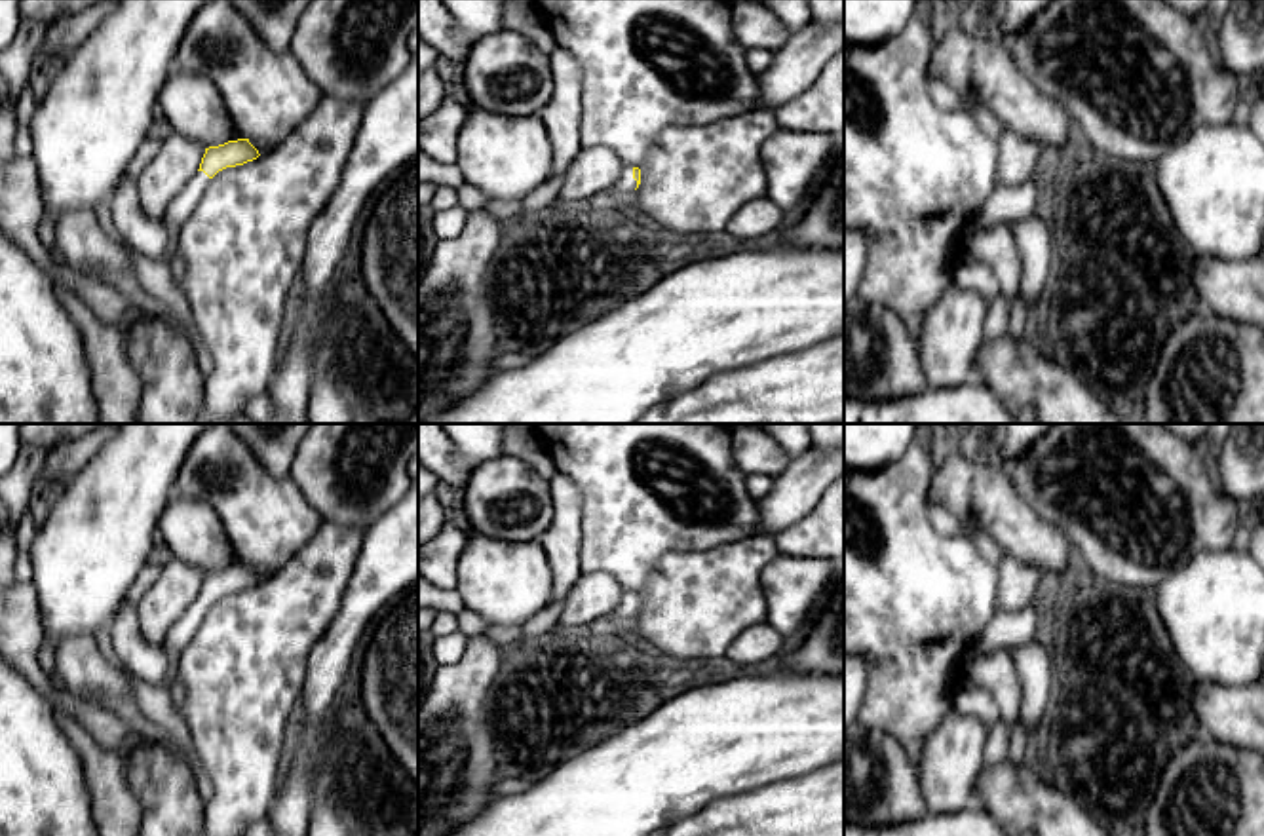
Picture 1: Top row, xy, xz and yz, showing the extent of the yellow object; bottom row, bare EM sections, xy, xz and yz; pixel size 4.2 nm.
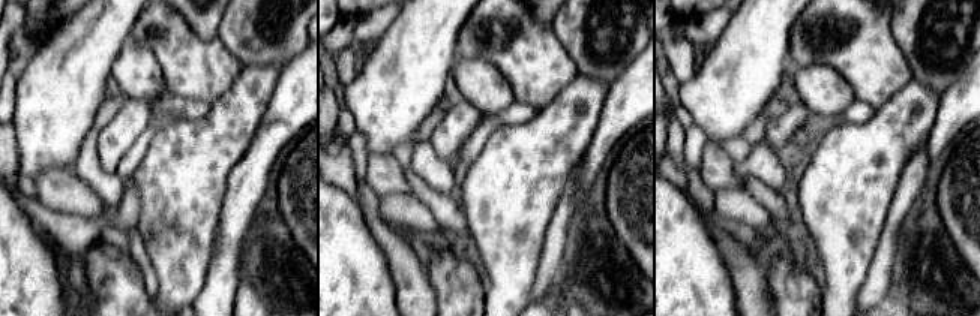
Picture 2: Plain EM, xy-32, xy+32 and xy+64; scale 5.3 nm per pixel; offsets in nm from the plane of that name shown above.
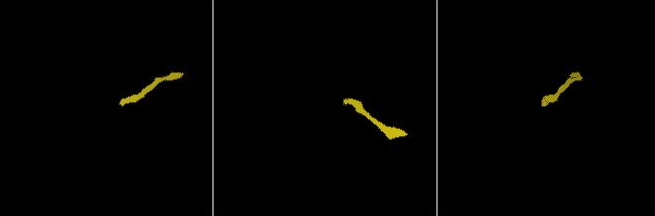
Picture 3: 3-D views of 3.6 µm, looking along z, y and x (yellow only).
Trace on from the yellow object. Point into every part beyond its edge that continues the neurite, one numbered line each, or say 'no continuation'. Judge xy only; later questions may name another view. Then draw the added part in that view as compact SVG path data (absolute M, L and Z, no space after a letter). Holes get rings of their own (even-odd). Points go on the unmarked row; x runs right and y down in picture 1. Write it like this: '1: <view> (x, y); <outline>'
1: xy (185, 627); M196 597L184 610L184 614L173 623L162 644L163 652L171 657L171 661L175 661L181 656L181 652L198 633L209 606L211 604L203 597Z

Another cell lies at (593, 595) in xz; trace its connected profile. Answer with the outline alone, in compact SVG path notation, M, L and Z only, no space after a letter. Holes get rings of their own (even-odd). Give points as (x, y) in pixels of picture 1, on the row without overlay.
M604 572L580 574L565 598L557 627L572 631L603 616L610 616L622 595L623 587L612 576Z

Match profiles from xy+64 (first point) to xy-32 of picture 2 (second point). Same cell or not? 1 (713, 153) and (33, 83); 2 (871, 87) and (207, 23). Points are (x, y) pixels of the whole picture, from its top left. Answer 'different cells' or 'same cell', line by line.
1: different cells
2: different cells

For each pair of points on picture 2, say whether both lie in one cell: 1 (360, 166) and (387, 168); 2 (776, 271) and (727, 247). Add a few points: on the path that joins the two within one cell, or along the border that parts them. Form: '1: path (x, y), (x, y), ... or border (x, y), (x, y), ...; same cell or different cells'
1: border (368, 155), (365, 180); different cells
2: border (764, 267), (770, 291); different cells

